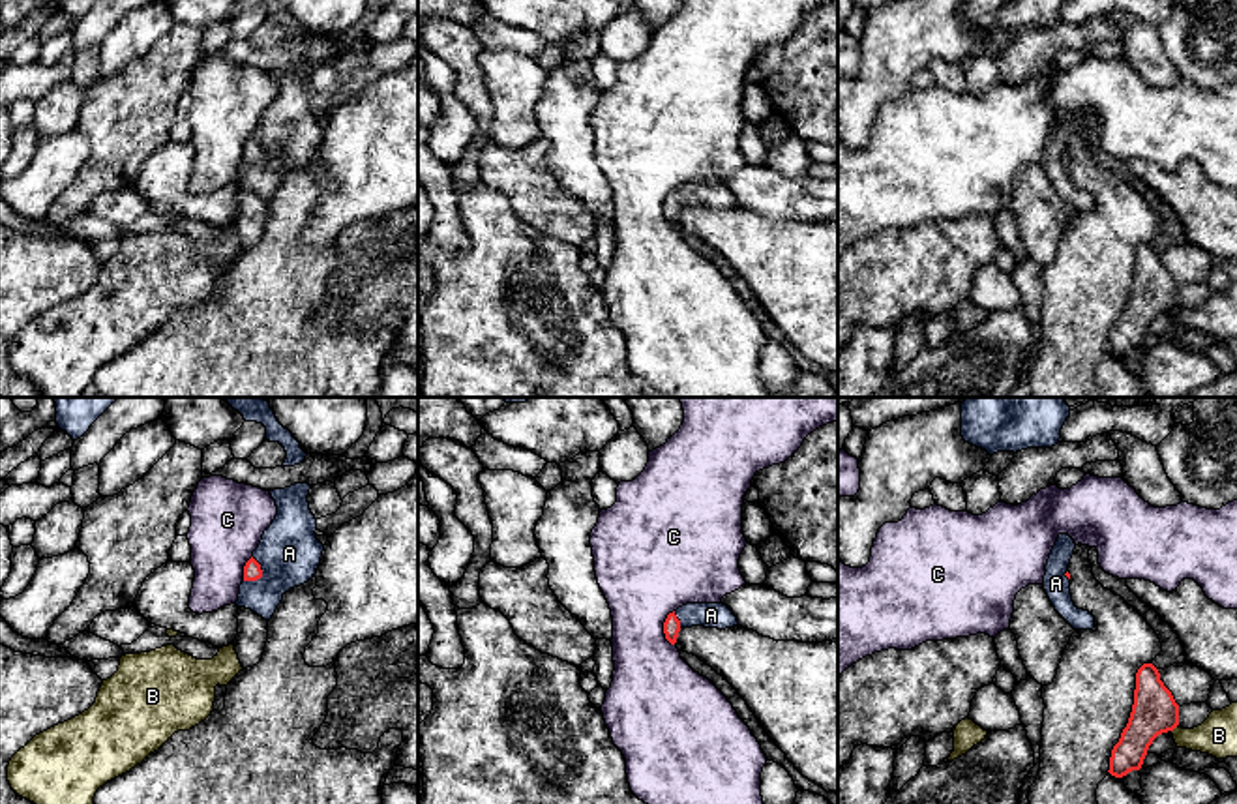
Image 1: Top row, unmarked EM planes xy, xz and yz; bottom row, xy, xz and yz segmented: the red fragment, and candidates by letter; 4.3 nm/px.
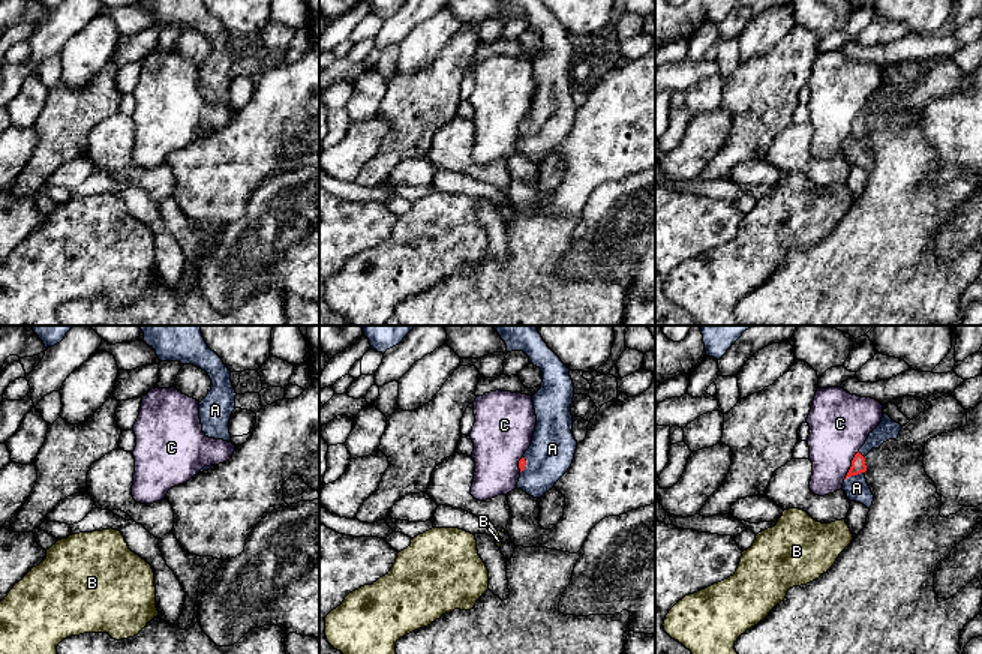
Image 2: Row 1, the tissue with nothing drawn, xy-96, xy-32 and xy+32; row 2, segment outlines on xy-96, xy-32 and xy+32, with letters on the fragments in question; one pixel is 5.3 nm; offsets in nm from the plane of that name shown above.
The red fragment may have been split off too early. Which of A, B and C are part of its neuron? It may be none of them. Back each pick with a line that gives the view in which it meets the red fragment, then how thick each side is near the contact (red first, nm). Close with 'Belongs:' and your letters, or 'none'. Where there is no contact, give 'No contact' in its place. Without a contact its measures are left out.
A: Touches red in xy. Thickness 80 nm (red) against 280 nm
Belongs: A

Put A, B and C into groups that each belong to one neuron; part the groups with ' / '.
A / B / C

